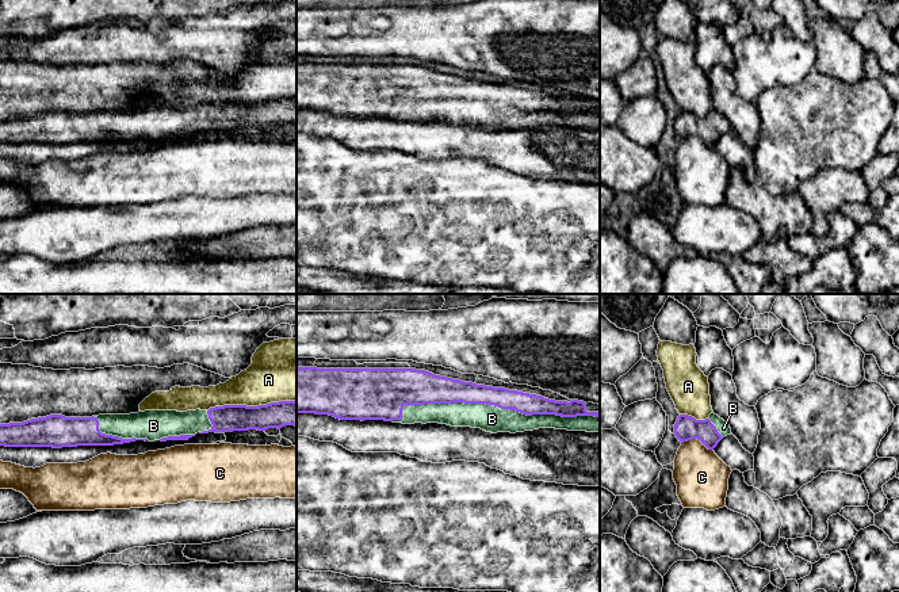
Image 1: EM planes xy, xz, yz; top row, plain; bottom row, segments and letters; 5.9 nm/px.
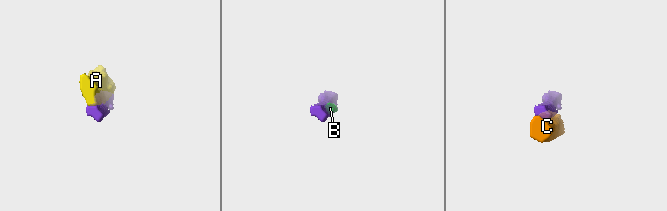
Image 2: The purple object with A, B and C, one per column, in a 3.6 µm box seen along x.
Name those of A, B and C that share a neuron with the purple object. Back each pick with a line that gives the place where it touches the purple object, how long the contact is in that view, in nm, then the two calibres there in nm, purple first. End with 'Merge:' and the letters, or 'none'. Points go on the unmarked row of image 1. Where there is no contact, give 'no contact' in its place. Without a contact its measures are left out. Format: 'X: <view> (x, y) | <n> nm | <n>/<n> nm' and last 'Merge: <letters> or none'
B: xz (490, 100) | 1200 nm | 140/160 nm
Merge: B

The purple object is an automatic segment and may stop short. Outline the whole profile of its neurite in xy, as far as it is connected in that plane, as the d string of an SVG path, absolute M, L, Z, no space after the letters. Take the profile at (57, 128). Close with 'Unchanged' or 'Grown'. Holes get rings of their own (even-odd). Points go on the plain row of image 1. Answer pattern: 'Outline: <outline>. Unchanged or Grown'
Outline: M297 98L259 103L223 102L209 107L145 107L130 111L65 114L50 111L0 121L0 142L77 144L114 142L135 137L188 137L198 129L233 129L297 123Z. Grown

